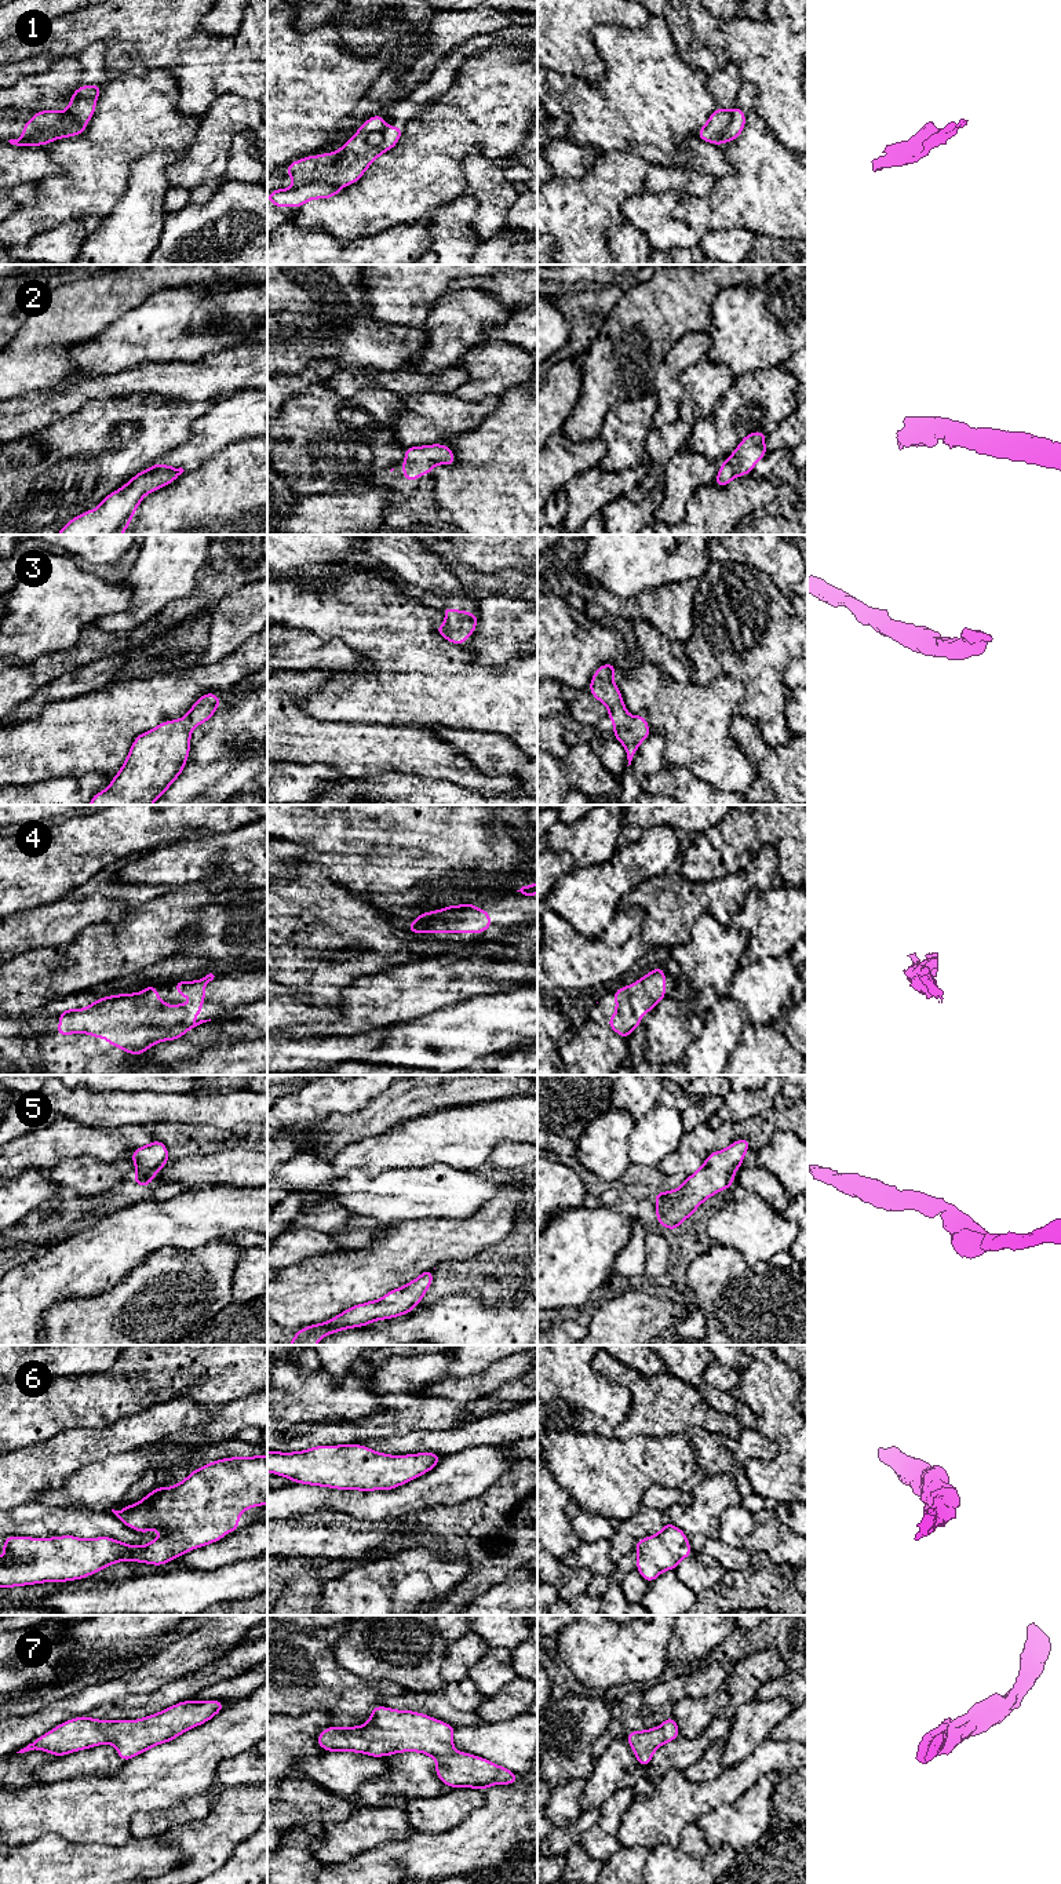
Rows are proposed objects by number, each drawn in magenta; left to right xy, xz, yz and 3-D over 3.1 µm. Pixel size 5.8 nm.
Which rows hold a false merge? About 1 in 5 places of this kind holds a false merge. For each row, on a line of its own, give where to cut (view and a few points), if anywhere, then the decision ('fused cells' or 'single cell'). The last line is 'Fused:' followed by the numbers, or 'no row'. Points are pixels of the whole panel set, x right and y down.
1: cut in xz along (341, 185), (305, 182), (295, 186); fused cells
2: no cut; single cell
3: no cut; single cell
4: no cut; single cell
5: no cut; single cell
6: no cut; single cell
7: no cut; single cell
Fused: 1

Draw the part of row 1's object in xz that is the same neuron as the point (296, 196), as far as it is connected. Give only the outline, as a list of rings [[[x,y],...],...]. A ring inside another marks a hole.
[[[307,182],[291,189],[273,190],[267,198],[274,207],[299,208],[309,200],[331,198],[342,192],[342,186],[328,185],[325,182]]]

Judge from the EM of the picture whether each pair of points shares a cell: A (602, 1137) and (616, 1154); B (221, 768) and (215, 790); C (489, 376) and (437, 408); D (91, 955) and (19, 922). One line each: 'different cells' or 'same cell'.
A: same cell
B: different cells
C: different cells
D: different cells

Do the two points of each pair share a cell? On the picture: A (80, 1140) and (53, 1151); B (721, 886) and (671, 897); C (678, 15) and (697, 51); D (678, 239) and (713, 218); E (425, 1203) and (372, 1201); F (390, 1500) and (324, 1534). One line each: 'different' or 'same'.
A: same
B: same
C: same
D: different
E: same
F: different

